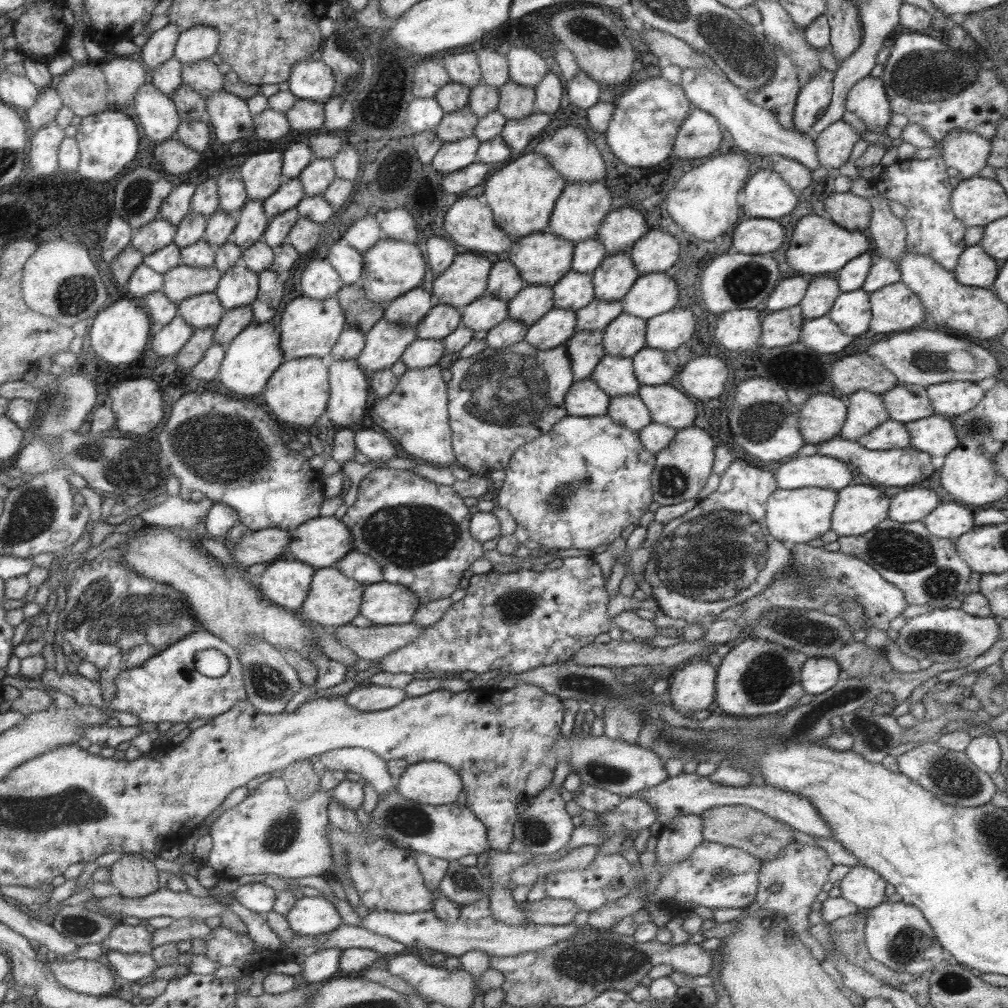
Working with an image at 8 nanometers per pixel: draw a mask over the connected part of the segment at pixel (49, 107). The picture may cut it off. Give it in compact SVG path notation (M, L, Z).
M50 84L45 89L40 90L37 101L27 110L27 124L30 124L30 137L42 125L48 124L54 119L63 106L63 100L58 94L55 84Z

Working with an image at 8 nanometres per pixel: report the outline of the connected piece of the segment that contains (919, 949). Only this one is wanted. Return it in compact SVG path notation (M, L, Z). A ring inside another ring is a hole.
M884 901L868 910L865 924L865 941L871 957L896 972L912 975L931 973L942 958L943 946L938 942L933 928L919 908L904 901Z

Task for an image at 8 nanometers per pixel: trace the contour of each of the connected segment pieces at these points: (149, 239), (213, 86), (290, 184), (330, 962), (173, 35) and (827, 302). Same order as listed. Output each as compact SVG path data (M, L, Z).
M158 216L156 220L148 222L146 226L134 230L130 245L142 252L144 256L174 243L176 226L168 220Z
M210 59L183 64L181 75L183 82L192 86L204 98L224 88L224 75L218 71L218 65Z
M299 177L286 178L279 189L263 202L264 211L273 219L282 212L288 212L290 208L296 208L305 195Z
M322 948L308 954L302 962L302 974L299 975L300 984L316 984L331 980L340 973L341 948Z
M169 22L150 35L137 56L146 64L148 70L152 70L169 58L174 57L175 46L181 33L177 24Z
M816 278L814 282L809 282L807 292L798 304L804 318L814 319L827 315L840 293L839 283L832 278Z

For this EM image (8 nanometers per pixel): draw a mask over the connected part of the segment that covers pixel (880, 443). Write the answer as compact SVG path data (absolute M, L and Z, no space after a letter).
M892 419L883 422L867 435L857 438L858 444L873 451L906 448L911 446L905 423Z

